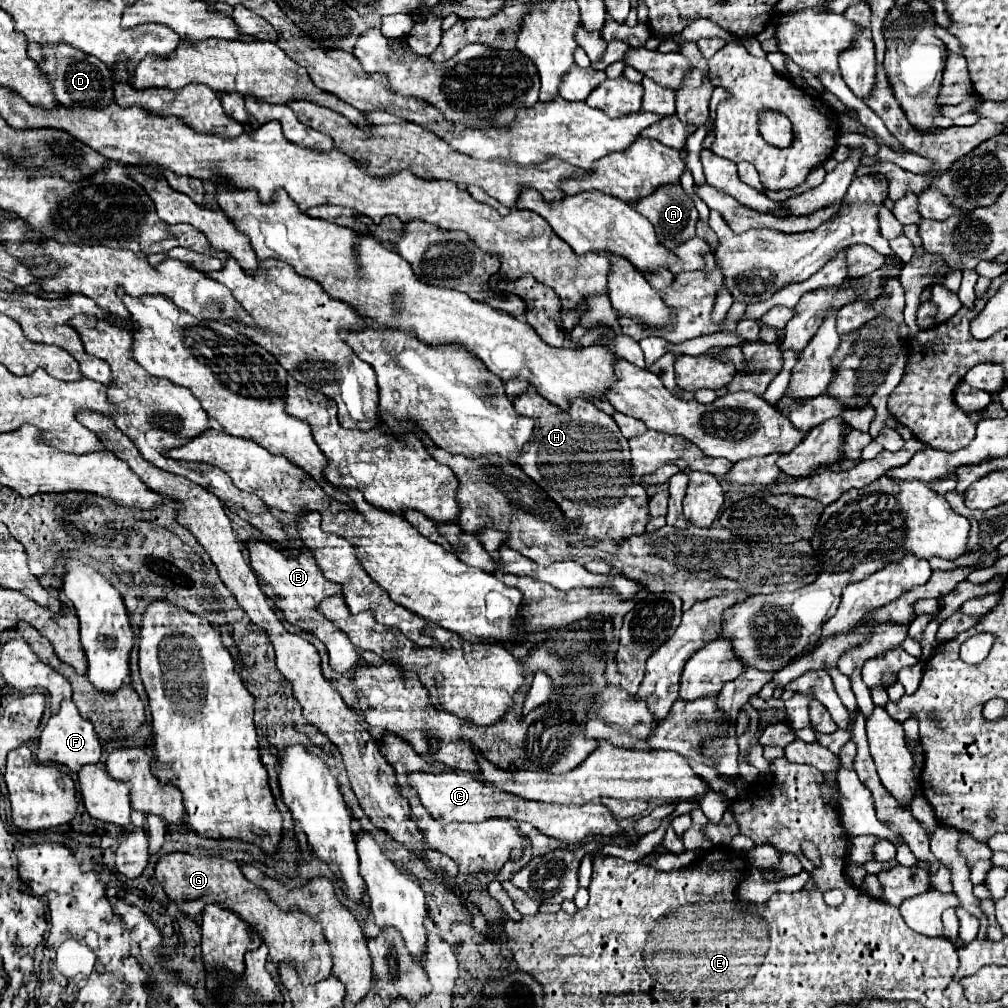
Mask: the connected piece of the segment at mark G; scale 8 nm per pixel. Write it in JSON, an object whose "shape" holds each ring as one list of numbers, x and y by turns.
{"shape":[[169,852,159,856,155,876,163,890,169,894,169,898,175,900,179,910,187,916,199,918,203,906,209,902,225,904,229,910,239,914,245,922,255,926,263,936,263,942,267,942,269,960,275,964,281,960,293,962,303,982,319,982,331,972,331,948,323,936,321,922,295,906,291,910,281,910,263,888,255,886,243,876,237,862,225,860,221,856]]}

